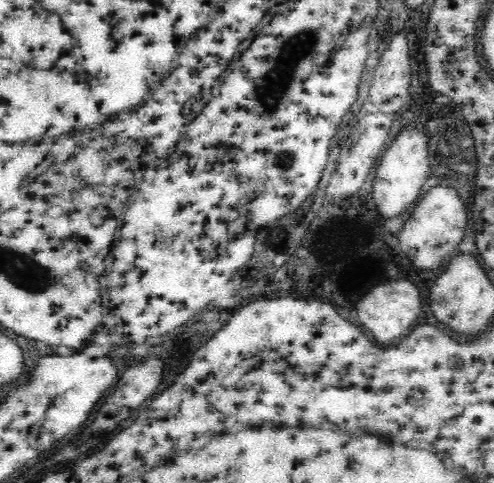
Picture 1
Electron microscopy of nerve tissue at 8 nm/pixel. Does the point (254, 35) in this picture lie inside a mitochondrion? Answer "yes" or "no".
no

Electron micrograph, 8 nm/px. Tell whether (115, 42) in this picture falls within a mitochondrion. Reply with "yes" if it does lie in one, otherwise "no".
no

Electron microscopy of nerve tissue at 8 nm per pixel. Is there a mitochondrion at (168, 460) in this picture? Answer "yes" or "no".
no

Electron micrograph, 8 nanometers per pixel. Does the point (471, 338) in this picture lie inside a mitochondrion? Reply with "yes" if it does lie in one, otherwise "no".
no

